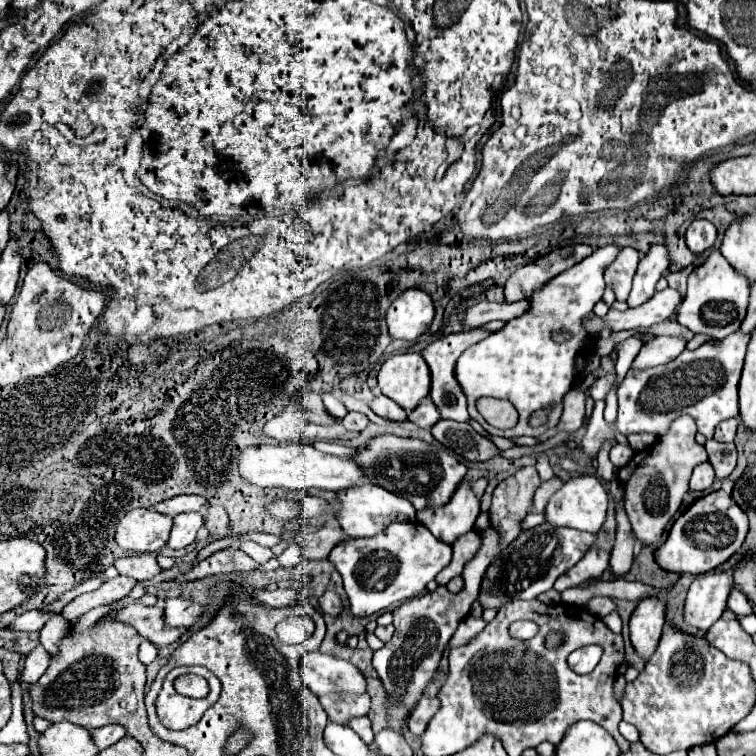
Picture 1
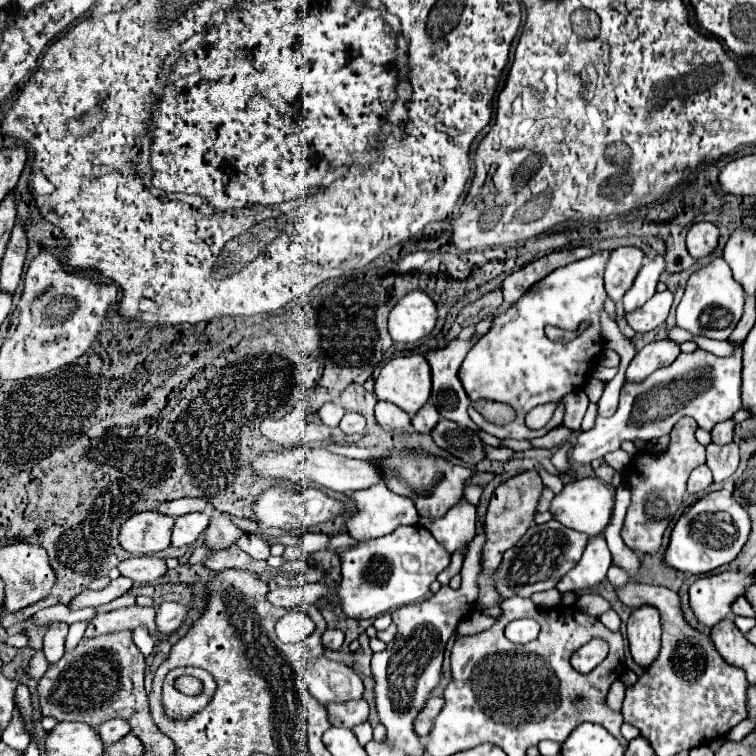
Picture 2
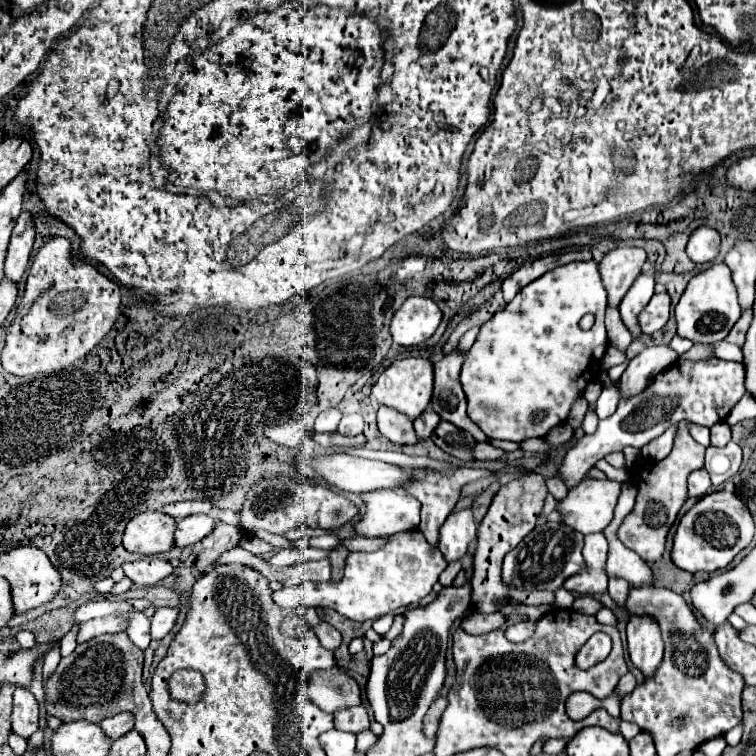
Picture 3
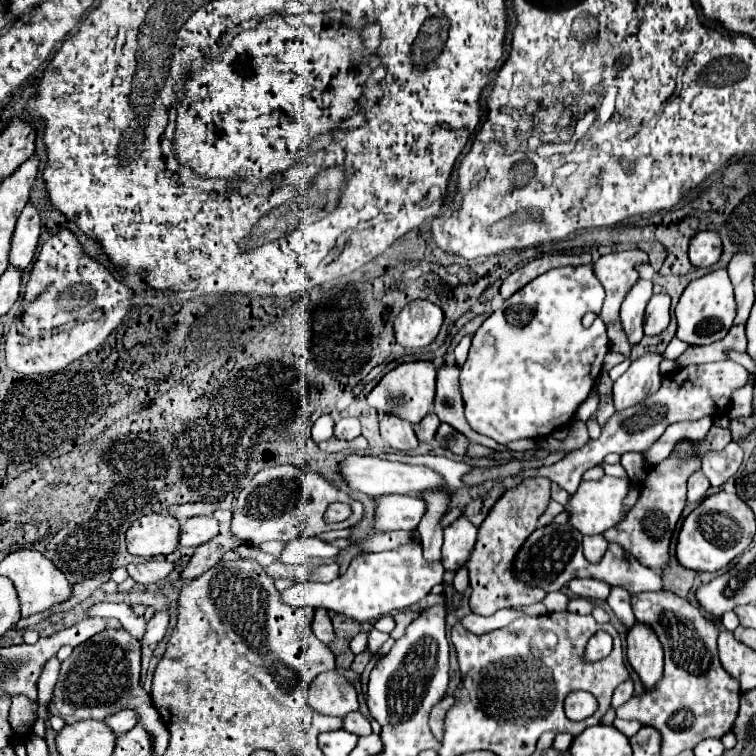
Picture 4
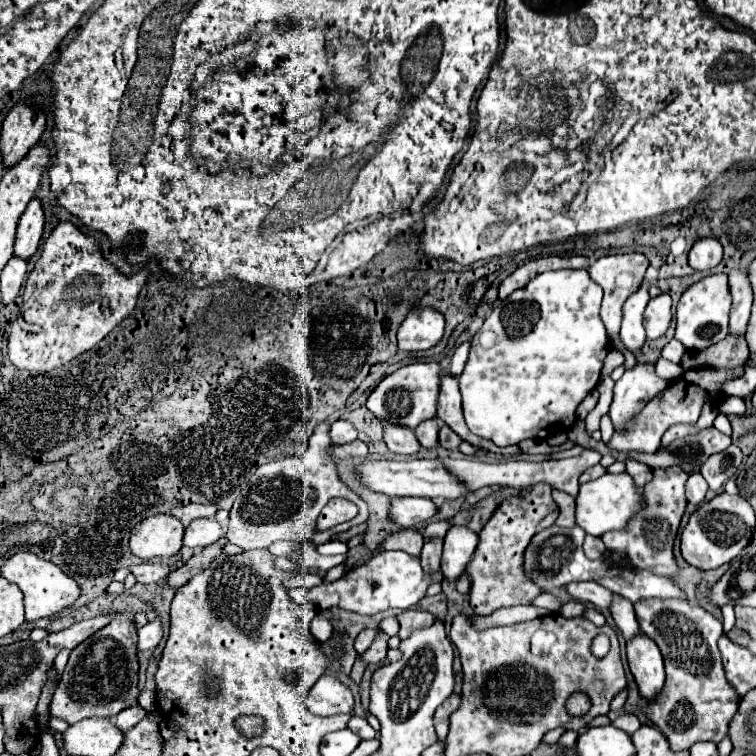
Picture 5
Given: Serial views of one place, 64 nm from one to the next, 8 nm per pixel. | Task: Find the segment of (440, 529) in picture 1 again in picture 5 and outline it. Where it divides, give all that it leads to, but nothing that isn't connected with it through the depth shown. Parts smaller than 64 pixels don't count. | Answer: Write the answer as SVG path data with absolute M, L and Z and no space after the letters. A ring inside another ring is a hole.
M452 526L444 536L444 554L442 554L442 572L446 580L456 580L466 564L472 560L472 554L478 544L478 534L468 526Z

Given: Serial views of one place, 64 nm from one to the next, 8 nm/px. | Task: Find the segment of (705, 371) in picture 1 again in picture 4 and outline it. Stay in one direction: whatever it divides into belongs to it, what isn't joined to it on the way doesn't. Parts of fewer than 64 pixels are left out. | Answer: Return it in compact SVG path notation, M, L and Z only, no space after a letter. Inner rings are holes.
M724 360L724 362L712 362L712 364L700 364L700 366L684 366L674 370L672 374L664 374L662 384L658 392L650 394L642 404L636 404L632 408L624 408L602 426L602 434L596 440L588 440L584 448L568 452L560 462L552 466L542 466L538 470L528 470L520 474L522 478L528 476L544 476L552 482L560 484L568 494L574 494L582 474L600 464L602 458L610 452L624 454L624 452L644 452L648 450L666 430L666 426L680 422L680 420L700 420L704 416L722 416L728 414L732 404L732 392L742 388L748 382L748 374L744 372L744 366Z

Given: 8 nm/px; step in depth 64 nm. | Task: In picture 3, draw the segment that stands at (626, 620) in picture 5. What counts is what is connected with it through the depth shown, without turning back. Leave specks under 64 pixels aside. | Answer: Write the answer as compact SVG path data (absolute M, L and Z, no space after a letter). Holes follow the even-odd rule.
M610 578L608 580L608 592L610 592L612 600L618 602L622 608L624 608L624 600L628 596L628 588L630 588L630 584L626 580L620 580L620 578Z

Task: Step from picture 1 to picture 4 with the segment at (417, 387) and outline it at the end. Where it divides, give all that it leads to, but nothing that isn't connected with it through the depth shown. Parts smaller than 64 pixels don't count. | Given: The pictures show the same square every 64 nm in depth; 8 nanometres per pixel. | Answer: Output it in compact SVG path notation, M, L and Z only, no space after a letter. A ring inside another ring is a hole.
M412 360L412 362L400 362L396 368L392 368L370 392L368 404L374 406L378 412L392 412L394 416L400 416L412 424L418 424L432 408L436 390L436 368L428 360Z

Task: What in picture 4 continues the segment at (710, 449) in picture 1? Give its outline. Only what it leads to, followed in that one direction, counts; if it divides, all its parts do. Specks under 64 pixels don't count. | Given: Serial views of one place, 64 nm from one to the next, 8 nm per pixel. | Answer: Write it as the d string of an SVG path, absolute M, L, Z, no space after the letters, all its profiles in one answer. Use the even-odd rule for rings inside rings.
M730 442L720 452L706 452L706 456L702 460L702 470L706 472L710 484L714 488L718 488L730 476L736 474L740 464L742 464L742 448L736 442Z

